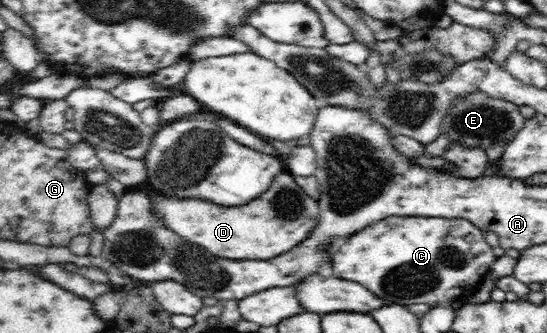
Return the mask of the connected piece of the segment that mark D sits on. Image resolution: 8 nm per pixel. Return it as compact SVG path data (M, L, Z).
M288 172L278 174L262 198L256 198L240 208L220 208L198 200L170 200L145 186L138 189L143 189L150 193L150 197L154 197L154 209L170 229L204 246L214 256L235 261L262 261L286 254L312 234L320 218L316 200L304 194L304 190Z

